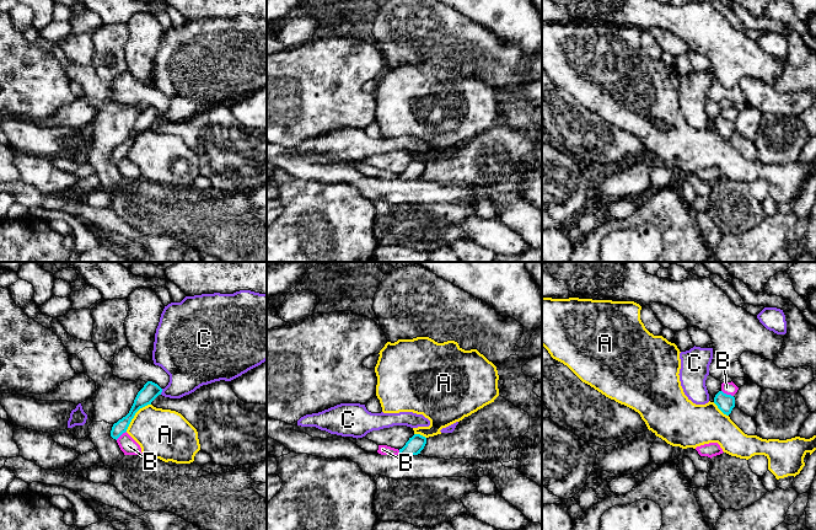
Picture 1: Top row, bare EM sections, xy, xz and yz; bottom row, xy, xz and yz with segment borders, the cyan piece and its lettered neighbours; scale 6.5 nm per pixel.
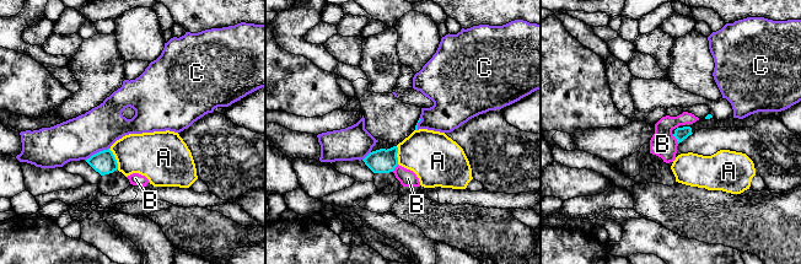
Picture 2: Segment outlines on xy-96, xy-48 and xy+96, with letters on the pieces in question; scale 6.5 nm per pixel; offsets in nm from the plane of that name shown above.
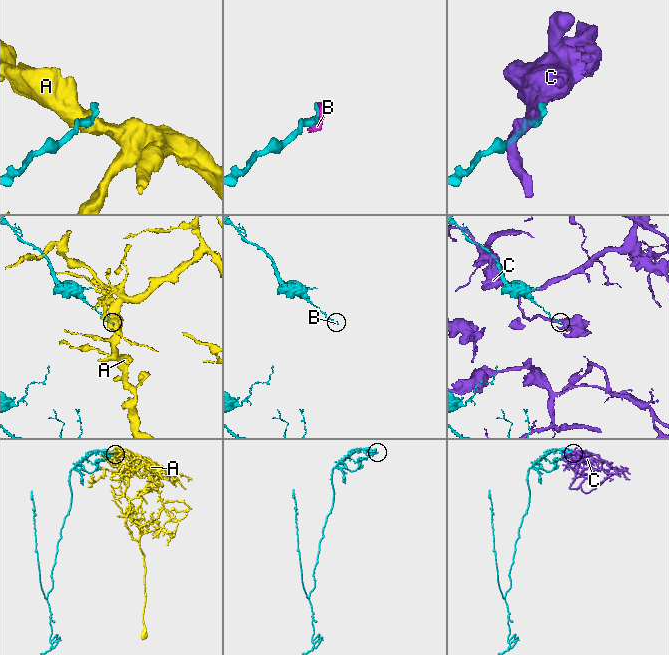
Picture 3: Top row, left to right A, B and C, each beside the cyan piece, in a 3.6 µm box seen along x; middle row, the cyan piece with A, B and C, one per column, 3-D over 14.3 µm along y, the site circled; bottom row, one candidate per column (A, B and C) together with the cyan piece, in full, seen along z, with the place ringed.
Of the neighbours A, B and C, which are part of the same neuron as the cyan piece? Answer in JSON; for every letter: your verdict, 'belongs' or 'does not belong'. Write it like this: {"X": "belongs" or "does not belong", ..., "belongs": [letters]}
{"A": "does not belong", "B": "does not belong", "C": "does not belong", "belongs": []}

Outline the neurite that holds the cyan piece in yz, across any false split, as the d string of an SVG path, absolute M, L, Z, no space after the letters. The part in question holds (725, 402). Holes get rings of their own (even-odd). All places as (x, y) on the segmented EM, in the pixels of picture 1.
M719 391L714 397L714 403L726 416L729 416L735 407L735 397Z

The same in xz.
M414 434L406 445L399 449L401 455L418 455L424 449L426 438L420 434Z

